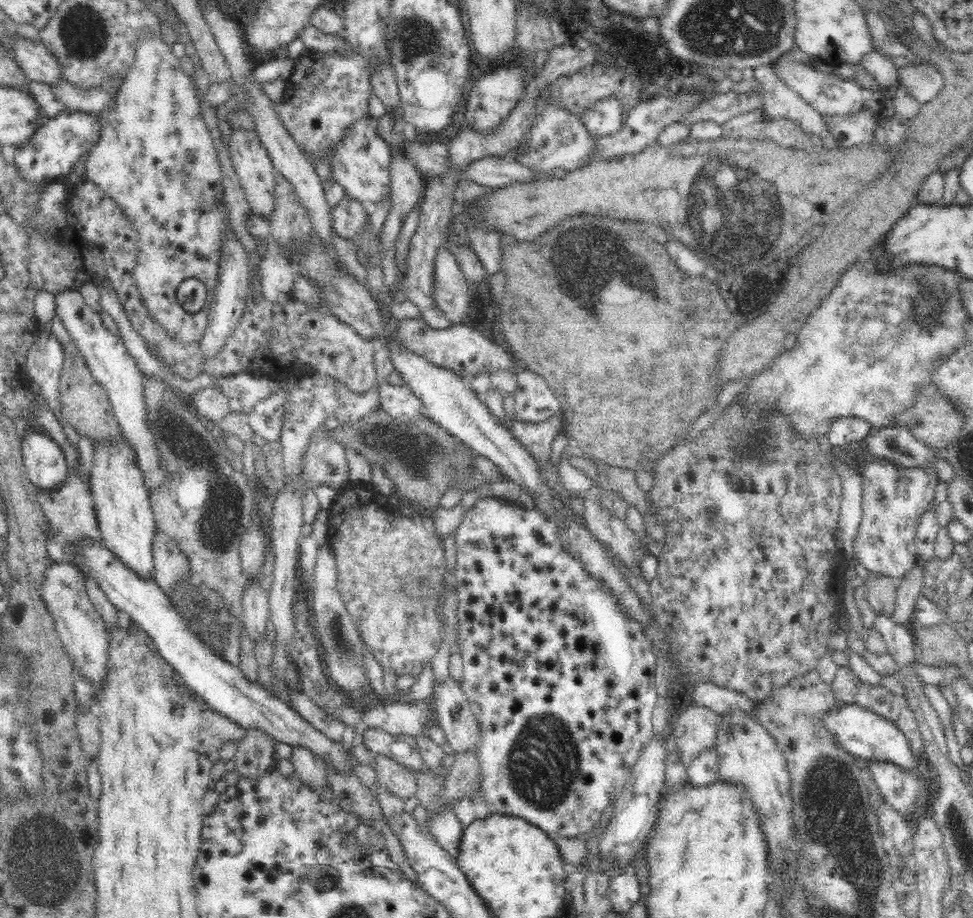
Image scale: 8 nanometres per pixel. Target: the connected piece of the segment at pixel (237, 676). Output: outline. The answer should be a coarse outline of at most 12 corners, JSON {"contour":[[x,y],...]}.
{"contour":[[102,538],[66,540],[68,562],[153,639],[177,675],[249,731],[335,743],[212,652],[152,576]]}

